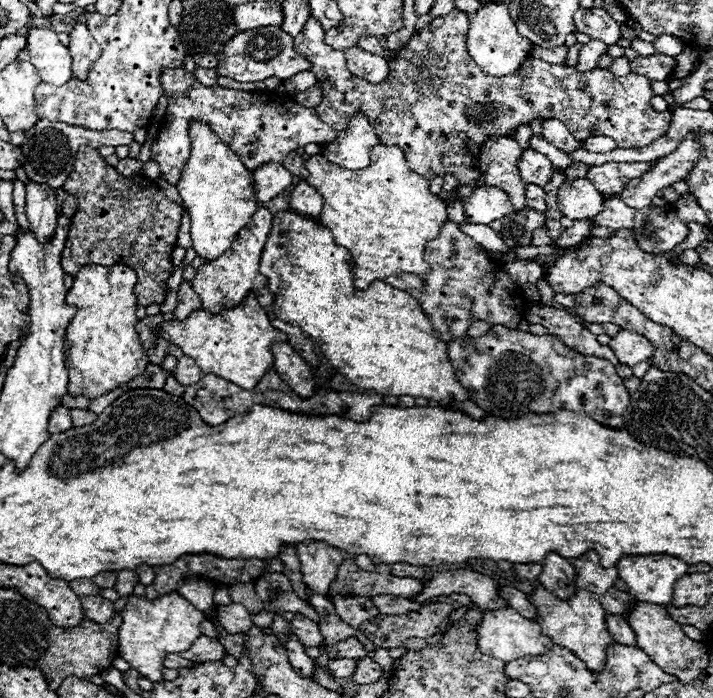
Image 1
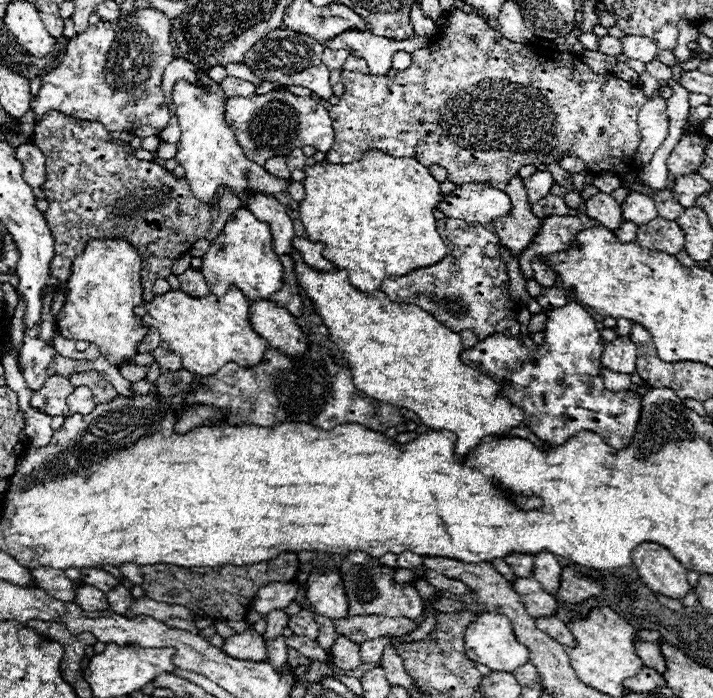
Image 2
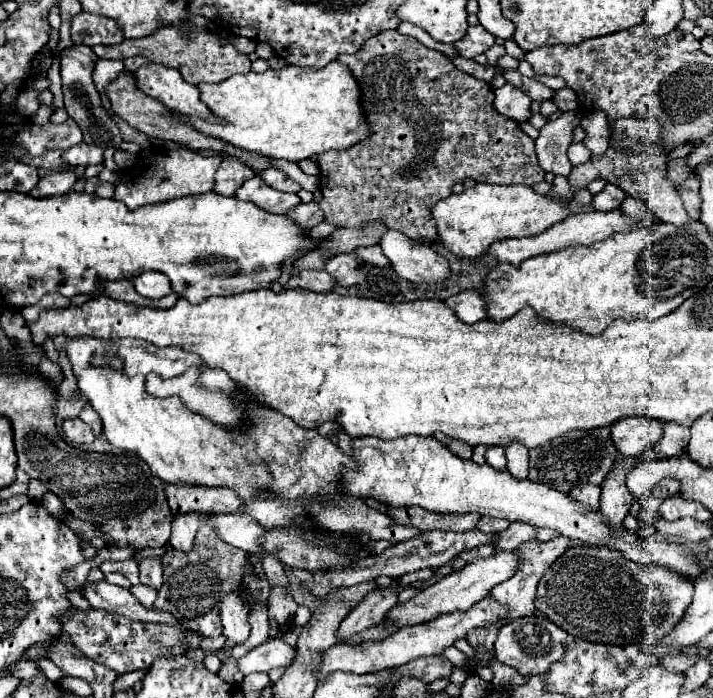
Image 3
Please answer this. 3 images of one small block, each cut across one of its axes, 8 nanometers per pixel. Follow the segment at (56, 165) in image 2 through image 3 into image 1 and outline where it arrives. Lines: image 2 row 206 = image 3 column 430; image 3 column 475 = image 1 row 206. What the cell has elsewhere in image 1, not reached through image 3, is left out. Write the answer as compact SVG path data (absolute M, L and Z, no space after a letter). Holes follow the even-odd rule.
M82 146L74 168L62 190L78 200L78 210L70 218L70 232L62 250L62 270L74 276L84 264L122 262L136 270L140 282L134 288L140 306L162 304L166 298L166 280L174 270L170 260L176 246L182 208L168 200L160 186L144 174L122 176L98 154L96 148ZM70 258L78 266L70 266Z

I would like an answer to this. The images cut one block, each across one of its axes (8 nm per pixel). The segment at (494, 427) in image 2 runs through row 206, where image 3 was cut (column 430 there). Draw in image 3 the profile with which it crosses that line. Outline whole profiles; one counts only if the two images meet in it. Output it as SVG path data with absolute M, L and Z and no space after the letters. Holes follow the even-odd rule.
M388 230L380 242L384 256L392 262L396 274L414 284L436 284L450 278L450 266L444 256L426 244L414 244L398 230Z

